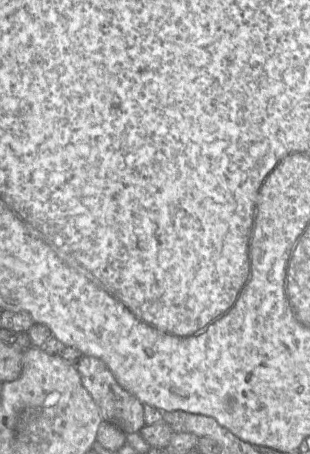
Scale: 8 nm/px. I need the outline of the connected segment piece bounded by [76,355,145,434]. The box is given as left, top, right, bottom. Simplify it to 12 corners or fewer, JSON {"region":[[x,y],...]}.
{"region":[[103,360],[76,369],[103,421],[125,434],[145,426],[143,403]]}

